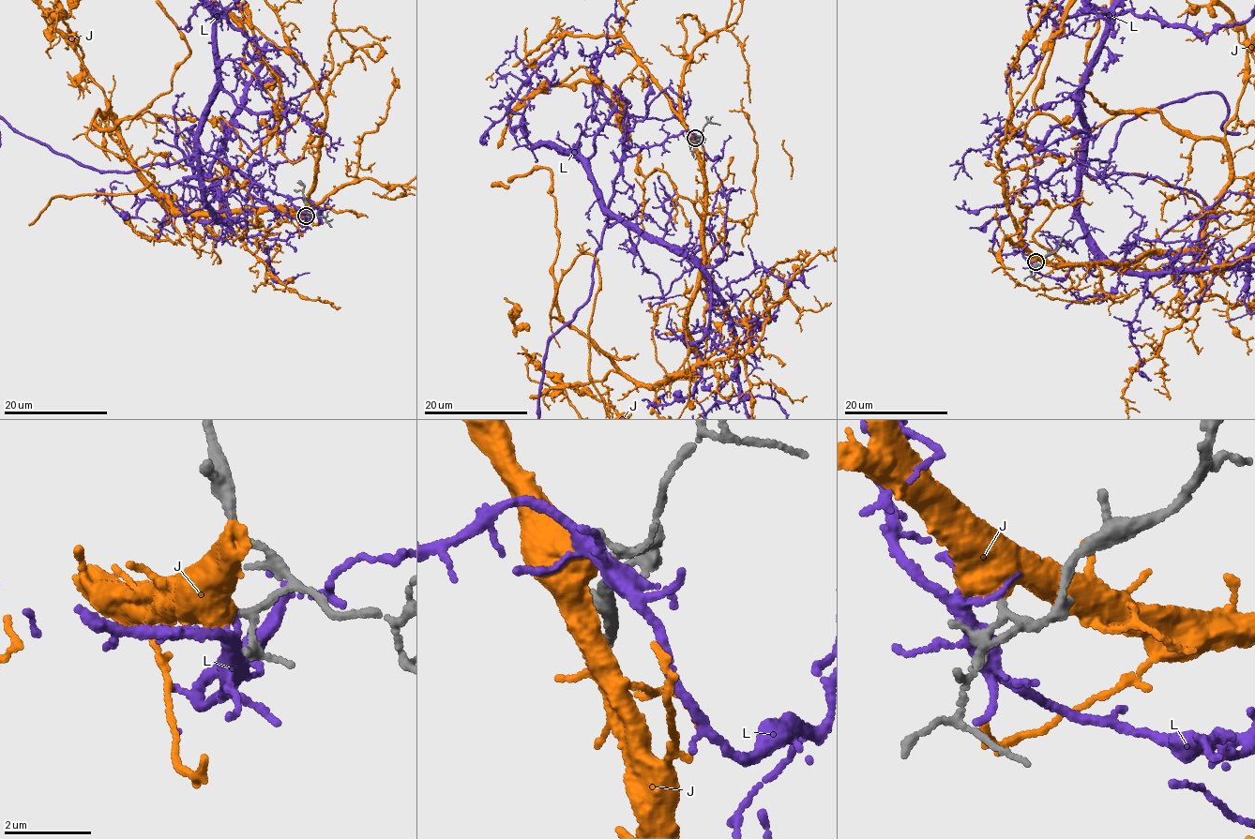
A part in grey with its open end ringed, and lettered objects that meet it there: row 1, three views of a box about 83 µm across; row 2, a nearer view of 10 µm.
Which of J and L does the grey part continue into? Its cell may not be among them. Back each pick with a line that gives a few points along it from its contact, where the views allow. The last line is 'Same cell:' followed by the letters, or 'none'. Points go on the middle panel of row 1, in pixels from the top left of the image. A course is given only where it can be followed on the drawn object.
J: via (696, 137), (696, 365), (643, 384), (551, 304), (576, 257), (595, 258), (588, 371)
Same cell: J

